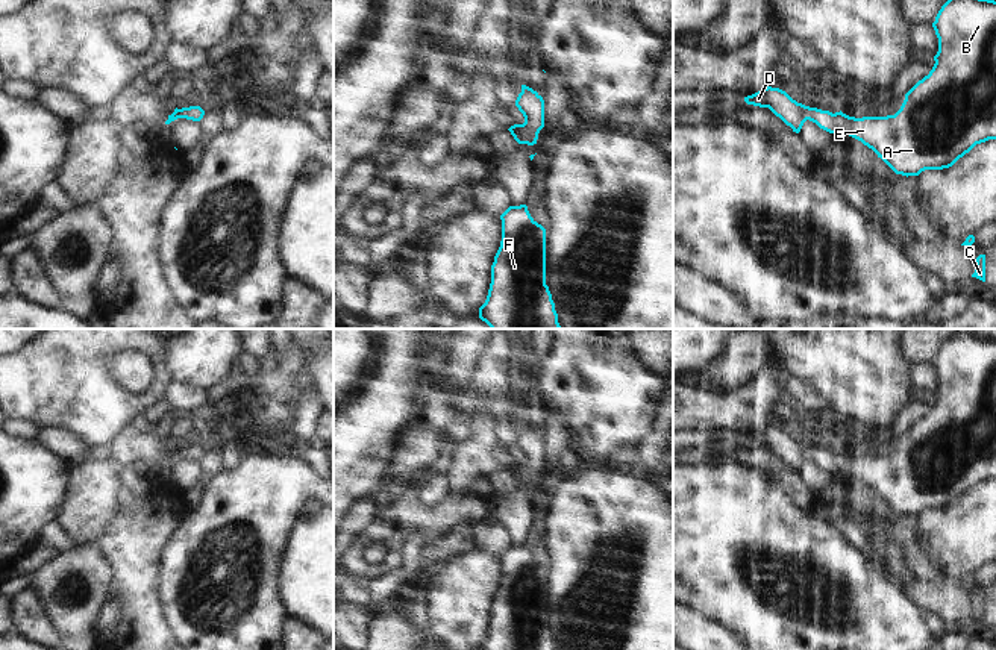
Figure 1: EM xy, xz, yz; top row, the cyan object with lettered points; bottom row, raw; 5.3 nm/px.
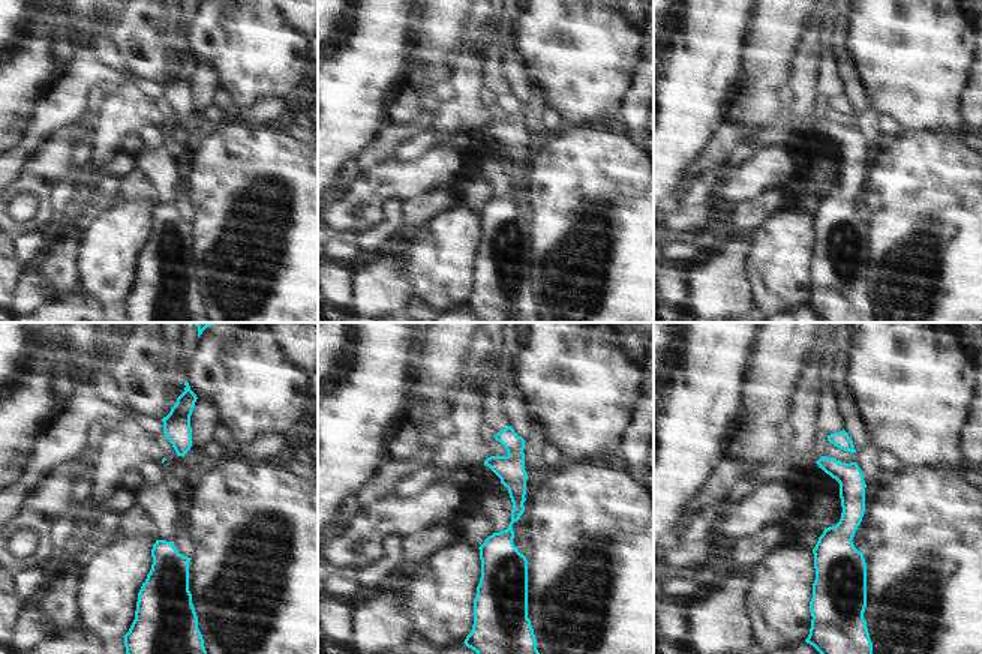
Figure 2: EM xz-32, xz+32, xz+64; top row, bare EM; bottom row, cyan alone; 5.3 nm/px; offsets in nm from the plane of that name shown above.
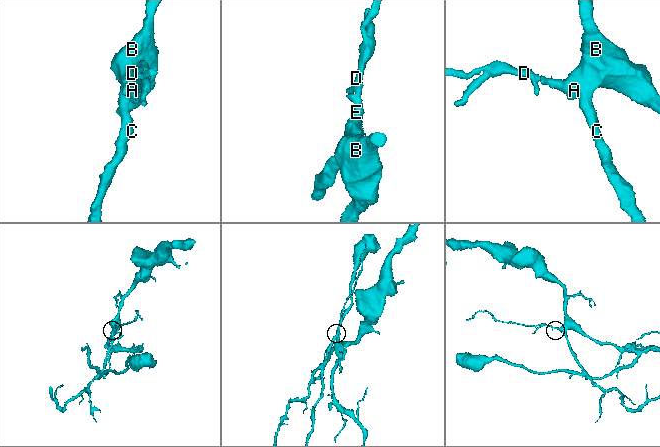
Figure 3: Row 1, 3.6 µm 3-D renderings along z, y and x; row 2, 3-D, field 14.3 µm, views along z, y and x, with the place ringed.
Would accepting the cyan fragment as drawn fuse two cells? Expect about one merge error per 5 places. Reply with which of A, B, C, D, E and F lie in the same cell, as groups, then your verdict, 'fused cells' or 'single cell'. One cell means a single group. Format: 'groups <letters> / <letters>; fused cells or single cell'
groups A B C D E F; single cell

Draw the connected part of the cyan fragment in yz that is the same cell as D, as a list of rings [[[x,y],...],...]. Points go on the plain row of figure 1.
[[[969,332],[955,333],[941,345],[932,367],[938,377],[935,403],[905,433],[894,455],[855,458],[841,450],[832,453],[797,442],[772,426],[744,436],[744,441],[769,447],[796,473],[810,459],[829,473],[849,474],[872,488],[896,514],[908,517],[949,508],[976,483],[996,479],[996,341]]]

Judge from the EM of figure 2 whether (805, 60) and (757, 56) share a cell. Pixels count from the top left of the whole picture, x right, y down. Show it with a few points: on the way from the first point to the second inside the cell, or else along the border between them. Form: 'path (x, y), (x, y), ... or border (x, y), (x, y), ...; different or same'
border (799, 42), (790, 59), (789, 77), (784, 81); different

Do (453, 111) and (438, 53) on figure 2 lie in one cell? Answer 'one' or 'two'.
two

